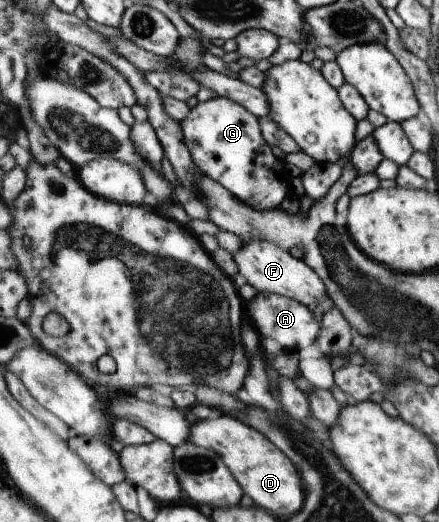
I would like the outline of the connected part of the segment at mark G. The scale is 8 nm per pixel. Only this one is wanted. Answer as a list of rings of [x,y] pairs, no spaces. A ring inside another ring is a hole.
[[[218,96],[207,101],[198,102],[192,108],[190,117],[186,117],[182,123],[182,131],[186,139],[186,145],[192,153],[194,163],[198,165],[202,174],[208,175],[218,181],[225,189],[228,189],[236,198],[240,198],[248,206],[259,211],[273,211],[279,209],[284,199],[291,195],[286,163],[276,158],[272,153],[272,147],[266,142],[261,131],[262,122],[256,118],[244,106],[231,101],[228,97]]]

